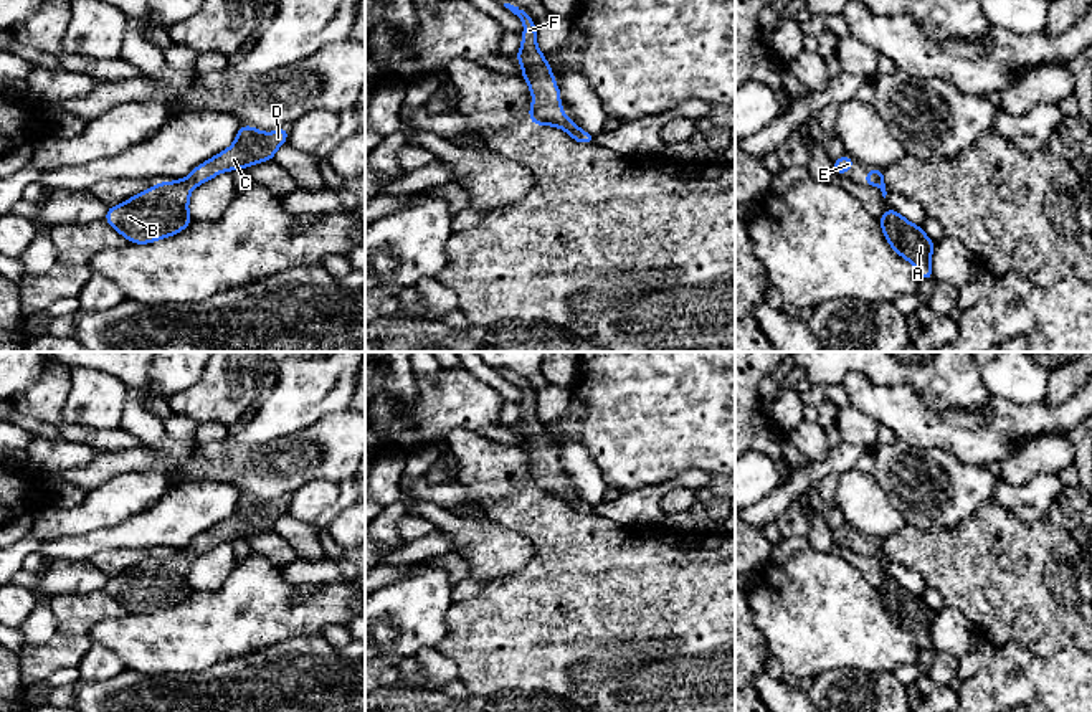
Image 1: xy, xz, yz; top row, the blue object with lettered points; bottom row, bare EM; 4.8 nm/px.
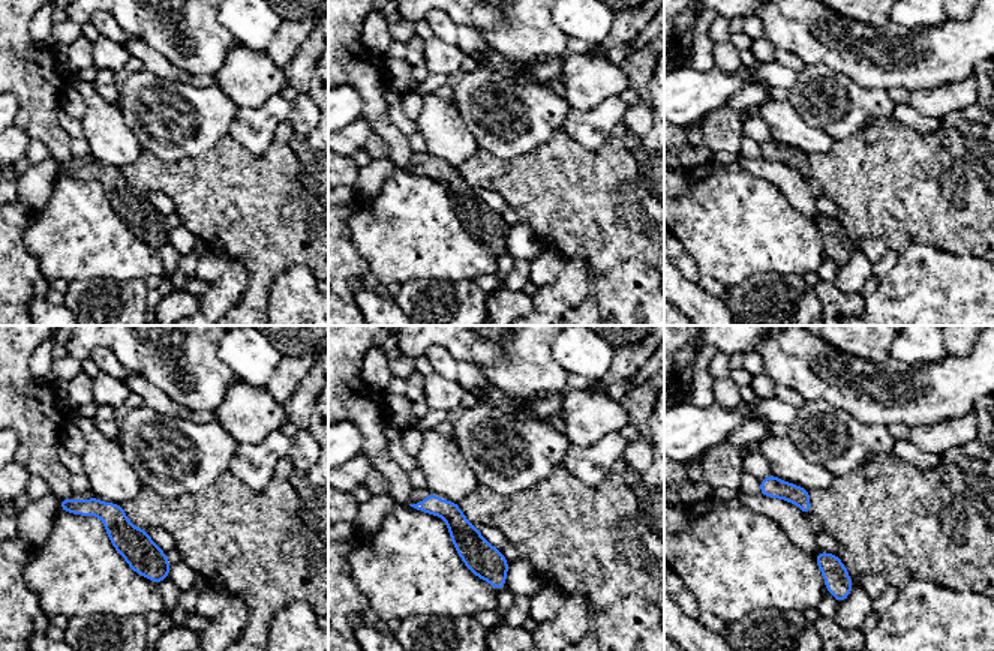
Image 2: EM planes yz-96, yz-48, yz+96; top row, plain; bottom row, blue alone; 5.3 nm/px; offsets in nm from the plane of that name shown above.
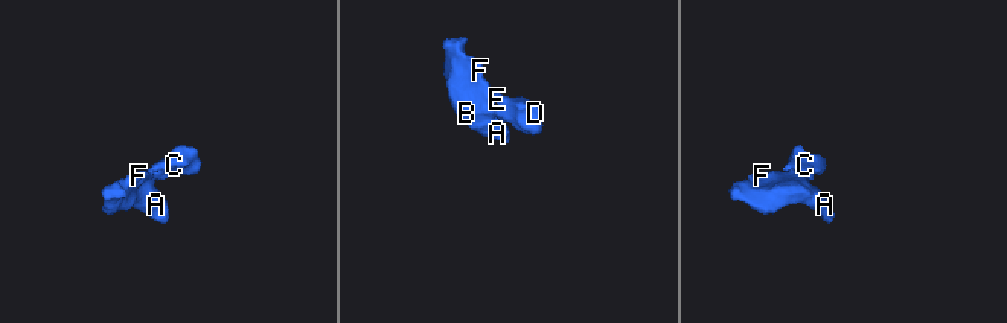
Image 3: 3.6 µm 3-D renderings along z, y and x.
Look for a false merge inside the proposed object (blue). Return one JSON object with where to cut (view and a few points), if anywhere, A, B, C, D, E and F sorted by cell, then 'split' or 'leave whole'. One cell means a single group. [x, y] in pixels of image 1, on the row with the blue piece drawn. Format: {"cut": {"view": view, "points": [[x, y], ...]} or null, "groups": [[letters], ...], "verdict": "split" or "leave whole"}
{"cut": null, "groups": [["A", "B", "C", "D", "E", "F"]], "verdict": "leave whole"}

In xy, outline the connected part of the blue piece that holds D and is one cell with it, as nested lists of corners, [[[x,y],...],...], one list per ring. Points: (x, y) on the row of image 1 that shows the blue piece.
[[[240,126],[235,142],[197,165],[188,177],[160,182],[116,206],[109,206],[104,221],[135,244],[173,236],[193,221],[188,213],[188,202],[195,187],[203,185],[221,172],[249,169],[254,164],[273,160],[276,150],[287,142],[287,137],[286,126],[274,132]]]

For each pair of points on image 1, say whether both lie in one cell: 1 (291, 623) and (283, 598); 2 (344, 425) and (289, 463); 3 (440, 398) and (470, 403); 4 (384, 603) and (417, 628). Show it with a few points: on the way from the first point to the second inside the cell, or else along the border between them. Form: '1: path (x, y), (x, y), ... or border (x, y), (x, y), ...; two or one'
1: path (284, 617), (283, 605); one
2: path (331, 438), (314, 453), (303, 456); one
3: path (446, 402), (463, 402); one
4: path (392, 612), (408, 620); one

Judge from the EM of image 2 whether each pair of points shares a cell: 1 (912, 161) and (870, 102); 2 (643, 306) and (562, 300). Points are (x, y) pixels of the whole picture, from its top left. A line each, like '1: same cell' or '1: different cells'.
1: different cells
2: same cell

